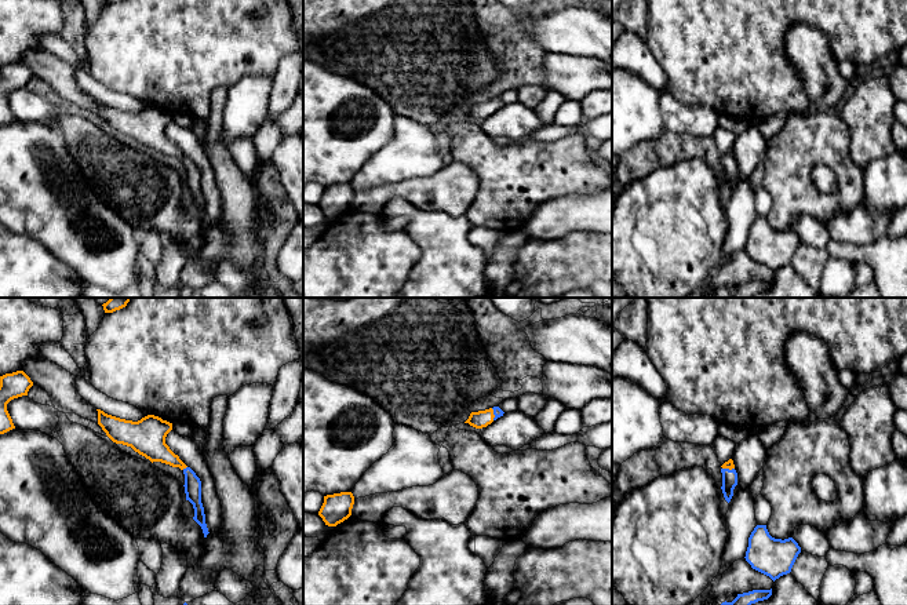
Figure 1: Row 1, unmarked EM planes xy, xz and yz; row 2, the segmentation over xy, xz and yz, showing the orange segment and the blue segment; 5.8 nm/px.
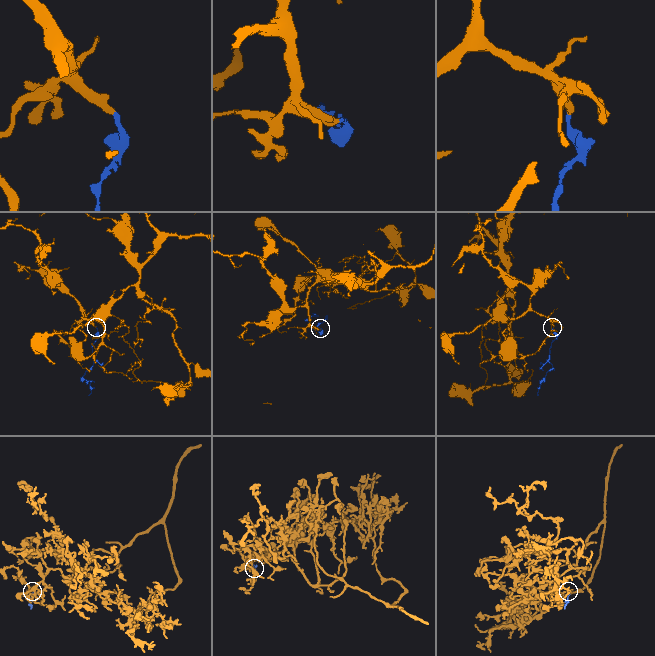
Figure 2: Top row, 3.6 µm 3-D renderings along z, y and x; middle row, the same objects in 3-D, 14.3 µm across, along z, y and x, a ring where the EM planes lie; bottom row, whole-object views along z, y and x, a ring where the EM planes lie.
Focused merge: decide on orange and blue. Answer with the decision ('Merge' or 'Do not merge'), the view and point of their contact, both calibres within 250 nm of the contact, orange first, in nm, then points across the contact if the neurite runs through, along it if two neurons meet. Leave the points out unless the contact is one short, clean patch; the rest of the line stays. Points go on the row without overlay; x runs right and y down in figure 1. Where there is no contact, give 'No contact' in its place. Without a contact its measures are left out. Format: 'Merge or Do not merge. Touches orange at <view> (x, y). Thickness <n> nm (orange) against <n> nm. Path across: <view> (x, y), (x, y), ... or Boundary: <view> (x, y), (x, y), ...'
Do not merge. Touches orange at xy (184, 159). Thickness 180 nm (orange) against 100 nm. Boundary: xy (186, 157), (182, 160)

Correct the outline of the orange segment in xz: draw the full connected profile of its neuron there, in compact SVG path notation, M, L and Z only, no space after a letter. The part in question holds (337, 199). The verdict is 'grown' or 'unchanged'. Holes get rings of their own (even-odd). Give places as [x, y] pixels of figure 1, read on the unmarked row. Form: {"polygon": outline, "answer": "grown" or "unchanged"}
{"polygon": "M340 183L324 187L324 194L318 203L325 216L336 218L351 207L354 187L351 183Z", "answer": "unchanged"}

